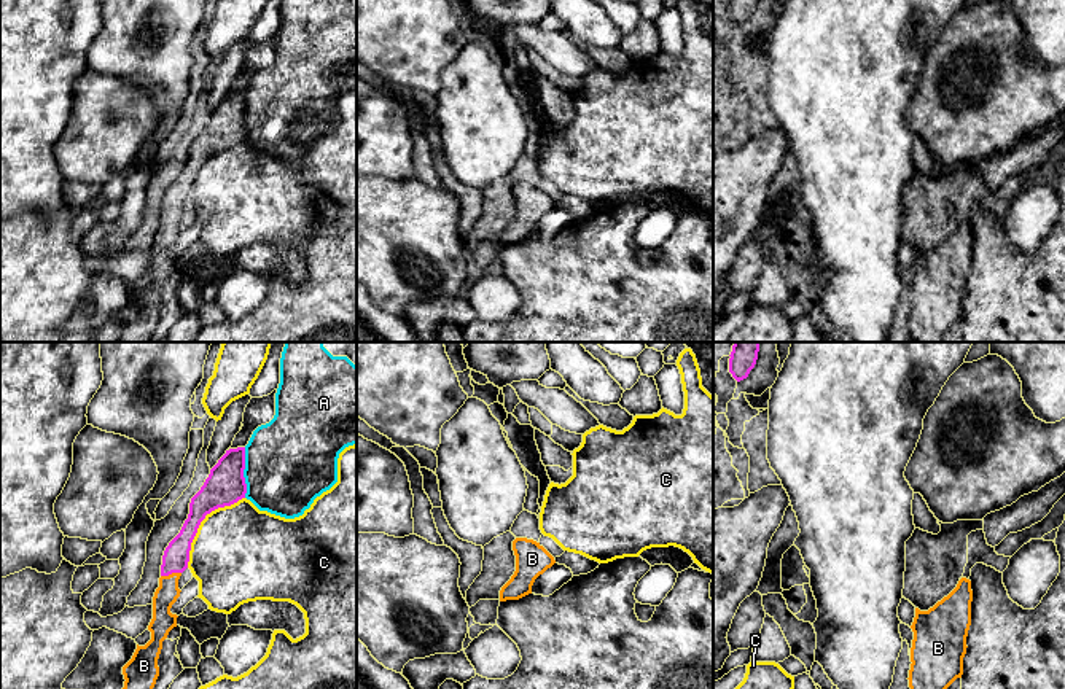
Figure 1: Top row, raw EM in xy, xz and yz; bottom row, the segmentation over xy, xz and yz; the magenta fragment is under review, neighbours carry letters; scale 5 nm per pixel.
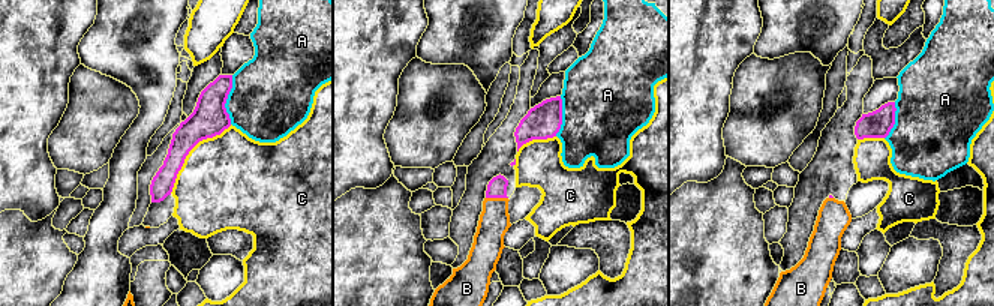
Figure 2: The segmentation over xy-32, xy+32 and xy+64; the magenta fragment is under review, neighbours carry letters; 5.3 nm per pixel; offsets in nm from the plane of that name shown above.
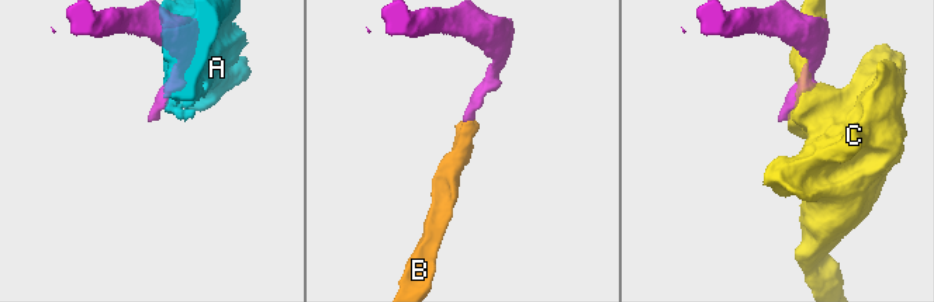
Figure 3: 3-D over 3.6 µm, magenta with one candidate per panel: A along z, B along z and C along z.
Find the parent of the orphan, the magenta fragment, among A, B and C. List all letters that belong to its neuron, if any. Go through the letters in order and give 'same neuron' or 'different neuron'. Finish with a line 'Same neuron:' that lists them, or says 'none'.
A: different neuron
B: same neuron
C: different neuron
Same neuron: B

